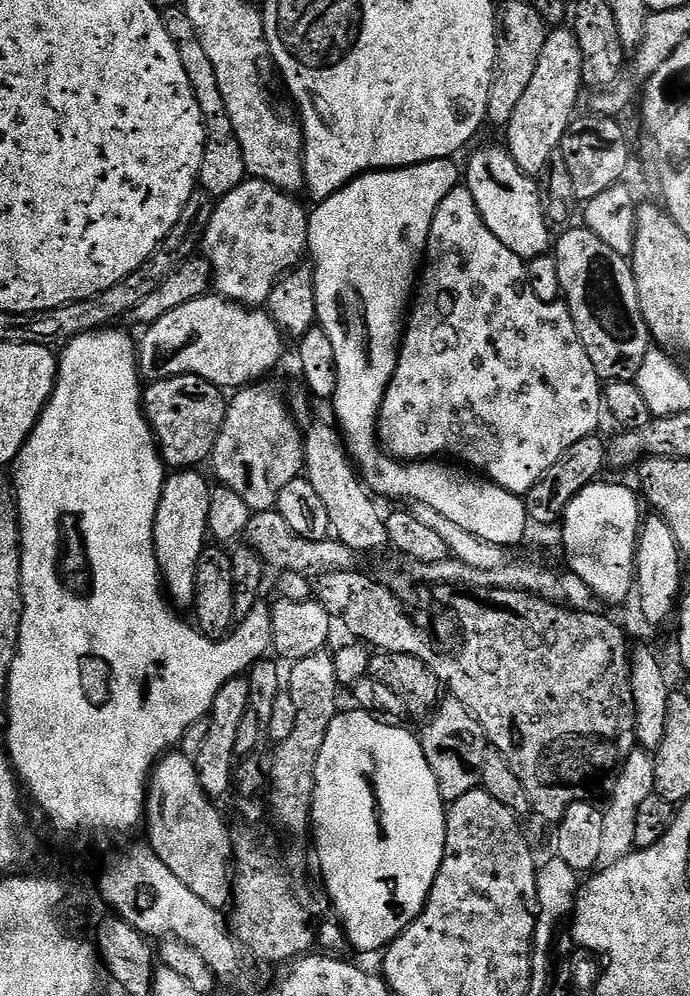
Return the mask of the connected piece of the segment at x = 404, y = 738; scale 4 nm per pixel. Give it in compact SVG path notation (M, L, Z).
M351 710L352 712L337 711L334 722L330 722L330 730L326 730L326 742L322 742L322 750L318 754L318 766L314 774L314 794L312 795L312 819L310 832L316 835L316 860L320 863L320 876L324 879L324 888L330 899L336 903L339 923L349 945L353 944L360 952L376 952L394 943L422 914L428 901L430 890L434 886L434 878L438 878L438 870L442 866L442 858L446 850L446 802L440 797L438 782L434 778L434 770L430 770L430 762L426 762L426 754L422 750L419 739L411 736L404 728L395 728L395 723L385 722L370 712Z

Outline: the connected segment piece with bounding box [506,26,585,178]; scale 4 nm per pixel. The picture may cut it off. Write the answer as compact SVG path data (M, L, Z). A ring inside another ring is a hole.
M568 26L553 27L546 38L546 46L542 46L542 55L538 57L538 67L534 70L530 87L527 88L526 95L518 101L518 106L514 109L514 114L506 126L508 152L514 158L514 162L518 162L518 166L526 175L533 178L539 177L548 167L548 159L559 149L566 130L577 115L576 103L580 100L580 88L583 89L584 87L582 50L578 46L575 31Z

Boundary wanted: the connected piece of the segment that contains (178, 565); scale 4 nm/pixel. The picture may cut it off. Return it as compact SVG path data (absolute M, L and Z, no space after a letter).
M176 470L165 479L162 498L158 502L154 518L154 550L166 595L180 610L191 609L196 597L198 558L202 558L209 539L208 519L212 490L213 485L208 484L200 470Z

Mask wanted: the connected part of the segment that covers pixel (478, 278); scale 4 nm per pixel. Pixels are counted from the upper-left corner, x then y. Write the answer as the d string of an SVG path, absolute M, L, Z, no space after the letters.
M457 186L442 198L442 206L434 214L434 222L430 226L428 251L418 277L418 287L410 305L410 315L402 332L400 357L396 363L396 373L388 384L384 401L380 407L380 427L378 435L380 443L391 455L401 462L419 462L433 458L451 458L487 479L493 480L502 490L512 492L523 498L528 491L574 446L574 442L582 442L582 438L593 435L600 424L602 416L602 381L594 370L594 362L590 362L590 354L580 345L578 330L574 326L574 318L570 314L567 303L547 304L542 302L530 290L530 282L526 278L527 263L518 254L506 250L494 234L490 234L490 226L482 222L482 214L478 214L478 206L474 202L474 194L470 194L467 186Z

